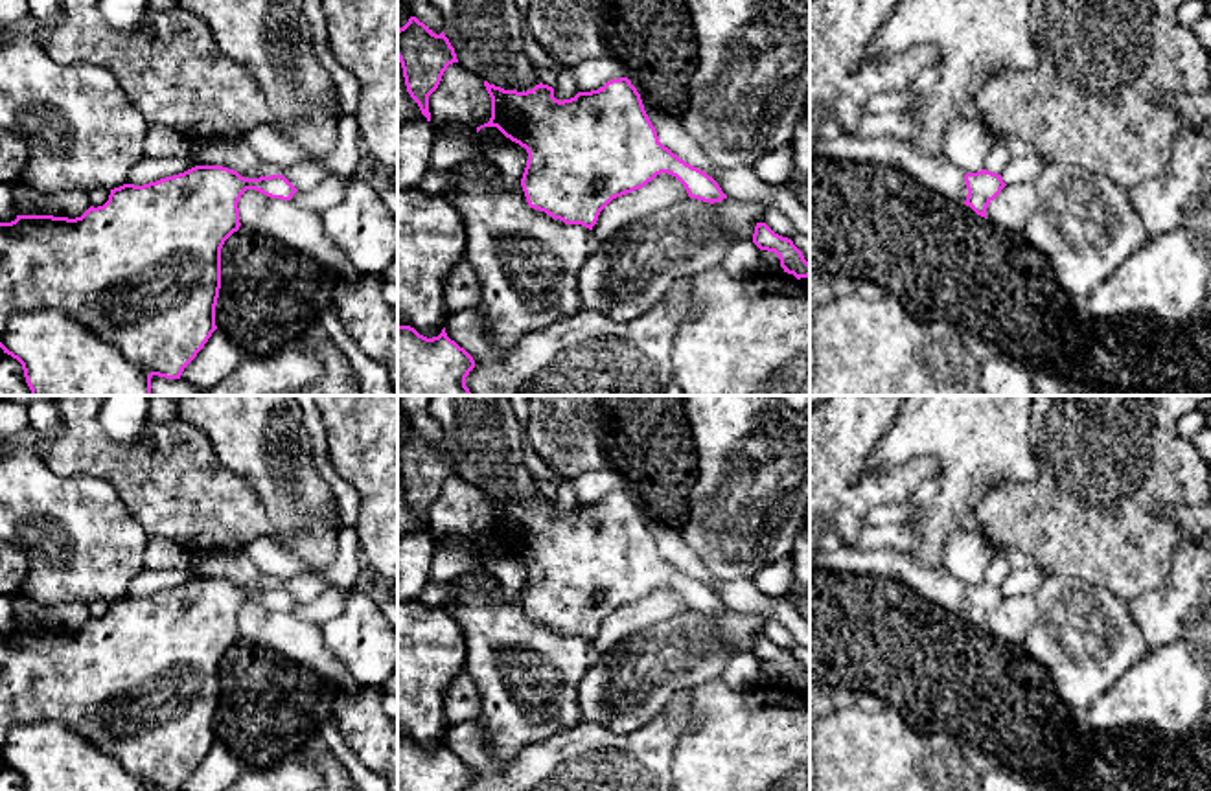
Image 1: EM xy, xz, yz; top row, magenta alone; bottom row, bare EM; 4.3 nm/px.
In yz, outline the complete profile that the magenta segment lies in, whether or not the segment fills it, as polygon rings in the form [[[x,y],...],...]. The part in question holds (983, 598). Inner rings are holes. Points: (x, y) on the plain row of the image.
[[[986,581],[966,585],[964,594],[968,602],[964,616],[986,631],[988,616],[1001,605],[1007,596],[1003,594],[1001,587]]]

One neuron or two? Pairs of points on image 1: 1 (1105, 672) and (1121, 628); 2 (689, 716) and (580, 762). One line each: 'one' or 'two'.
1: one
2: one

